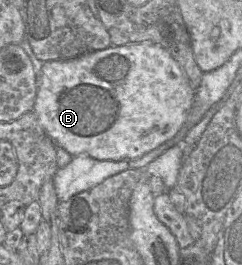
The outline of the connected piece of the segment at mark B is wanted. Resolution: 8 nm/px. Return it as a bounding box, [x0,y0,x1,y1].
[33,42,194,161]

